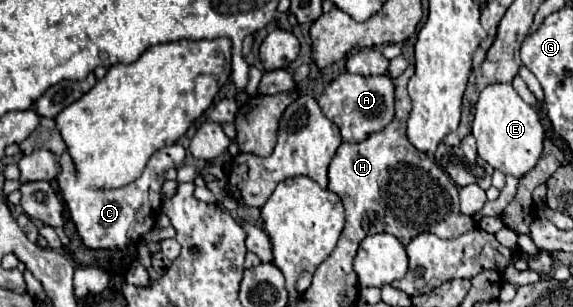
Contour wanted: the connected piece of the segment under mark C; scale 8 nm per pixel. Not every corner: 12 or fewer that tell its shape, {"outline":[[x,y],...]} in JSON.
{"outline":[[180,144],[152,154],[140,178],[86,188],[68,152],[58,184],[86,248],[124,248],[148,190],[184,162]]}

